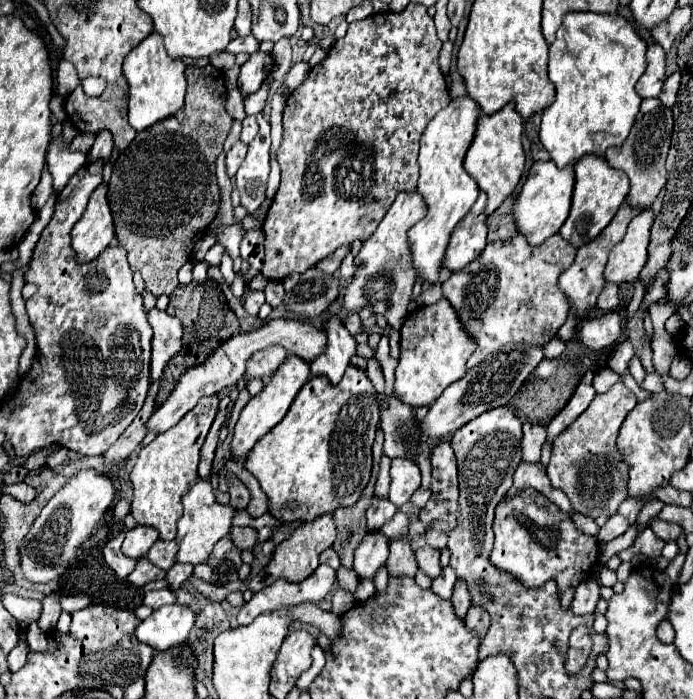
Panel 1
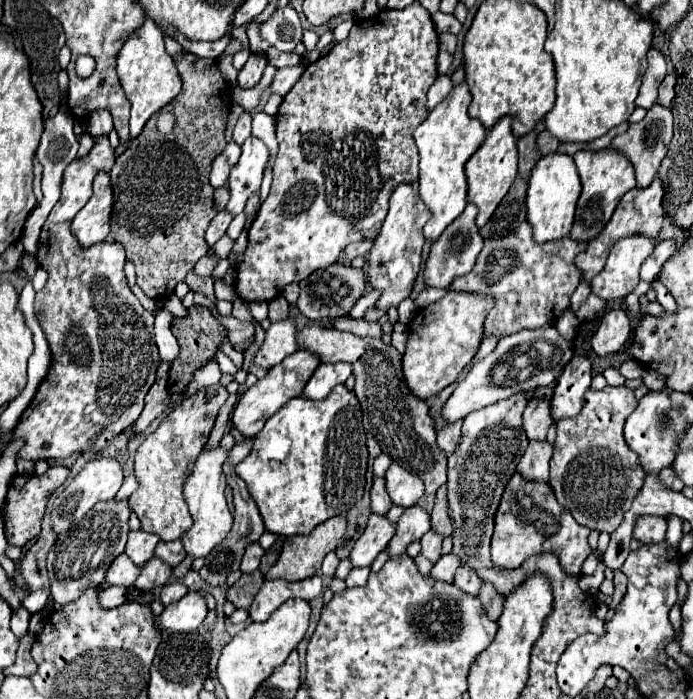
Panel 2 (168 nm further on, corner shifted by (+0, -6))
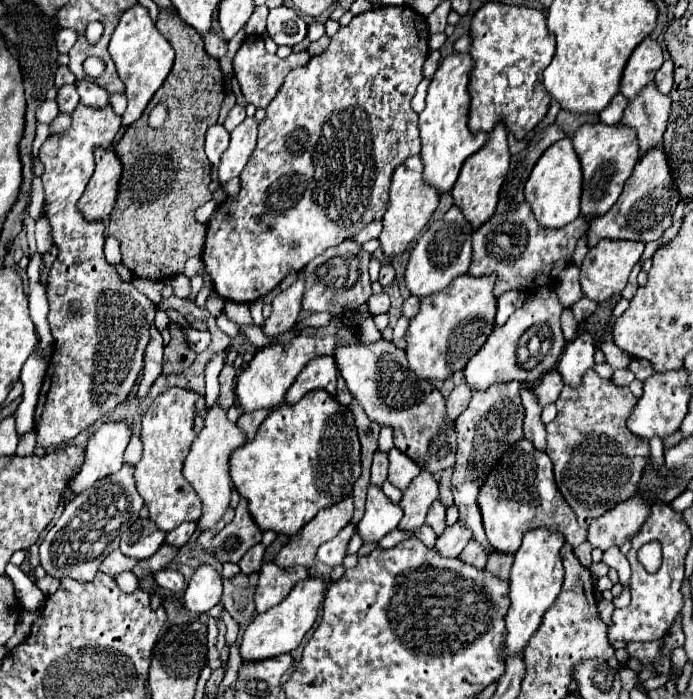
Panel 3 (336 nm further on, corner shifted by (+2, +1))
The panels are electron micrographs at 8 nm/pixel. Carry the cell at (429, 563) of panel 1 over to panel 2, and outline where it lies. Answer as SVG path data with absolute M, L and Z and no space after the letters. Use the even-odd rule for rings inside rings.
M429 531L421 539L421 555L427 557L431 563L435 563L441 557L441 537L435 531Z

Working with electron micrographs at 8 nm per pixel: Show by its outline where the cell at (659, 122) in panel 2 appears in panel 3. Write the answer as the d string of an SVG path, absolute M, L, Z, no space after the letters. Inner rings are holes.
M651 82L651 86L645 86L639 98L629 100L621 122L635 128L639 136L641 154L663 142L669 112L671 112L671 98L659 94L655 82Z

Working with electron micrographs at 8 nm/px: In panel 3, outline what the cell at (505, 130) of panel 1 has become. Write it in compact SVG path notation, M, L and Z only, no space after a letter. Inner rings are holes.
M497 124L495 130L489 134L487 144L475 152L471 158L467 158L467 162L463 164L459 178L455 182L455 188L451 188L451 196L455 200L455 206L461 208L463 216L471 222L473 230L477 230L481 224L485 224L499 202L499 190L503 186L505 174L509 170L509 148L507 148L507 132L503 124Z

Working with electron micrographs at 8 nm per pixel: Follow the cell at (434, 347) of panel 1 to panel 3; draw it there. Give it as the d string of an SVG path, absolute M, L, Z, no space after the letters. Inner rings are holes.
M469 276L455 278L443 294L433 294L431 298L421 298L421 310L411 318L409 330L405 334L407 346L405 354L409 368L425 380L445 380L453 372L461 372L467 360L471 360L477 350L485 344L495 326L497 298L493 296L495 276Z

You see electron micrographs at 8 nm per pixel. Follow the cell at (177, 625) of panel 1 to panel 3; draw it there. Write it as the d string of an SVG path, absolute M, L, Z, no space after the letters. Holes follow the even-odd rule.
M201 564L185 590L185 608L193 612L209 612L221 602L223 576L209 564Z

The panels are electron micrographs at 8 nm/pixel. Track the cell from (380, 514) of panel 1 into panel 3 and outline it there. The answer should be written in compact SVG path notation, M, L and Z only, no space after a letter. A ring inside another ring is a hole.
M375 452L373 466L371 466L371 484L381 486L387 478L387 468L389 468L389 458L387 452Z

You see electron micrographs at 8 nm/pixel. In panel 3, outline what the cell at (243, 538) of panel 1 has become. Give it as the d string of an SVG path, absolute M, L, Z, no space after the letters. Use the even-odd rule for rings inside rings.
M257 544L253 546L245 556L243 560L239 562L239 568L243 574L253 574L261 568L261 560L263 560L263 554L265 554L265 546L263 544Z

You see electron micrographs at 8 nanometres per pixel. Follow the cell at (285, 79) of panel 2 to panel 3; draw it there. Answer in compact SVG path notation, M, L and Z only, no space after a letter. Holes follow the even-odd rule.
M247 36L245 42L241 44L241 48L237 50L235 58L233 58L233 72L235 72L235 78L239 80L239 86L241 86L245 100L249 104L255 104L257 108L265 108L271 102L271 98L275 98L275 92L283 84L287 72L291 72L297 66L307 64L309 58L311 56L307 52L299 52L299 54L291 54L291 56L281 60L275 54L267 54L261 36Z

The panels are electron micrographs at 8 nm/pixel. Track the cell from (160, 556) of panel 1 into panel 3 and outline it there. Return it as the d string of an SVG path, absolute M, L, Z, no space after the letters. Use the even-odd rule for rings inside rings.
M183 522L183 524L181 524L181 526L177 526L173 532L169 532L169 534L167 534L165 542L167 542L167 544L171 544L171 546L175 546L175 548L181 548L183 544L187 544L187 542L189 542L191 534L195 532L195 528L197 528L197 522Z

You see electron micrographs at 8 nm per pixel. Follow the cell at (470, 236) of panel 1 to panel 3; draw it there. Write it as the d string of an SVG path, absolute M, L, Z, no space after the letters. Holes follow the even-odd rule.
M451 206L447 214L433 222L425 234L417 240L415 248L411 250L411 256L407 260L405 268L405 284L411 290L413 296L433 296L441 290L445 290L457 276L465 274L471 264L471 224L463 218L461 210L457 206Z

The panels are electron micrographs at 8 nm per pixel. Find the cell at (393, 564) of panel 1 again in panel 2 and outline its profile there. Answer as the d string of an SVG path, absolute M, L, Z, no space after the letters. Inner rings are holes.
M413 505L409 509L405 509L405 513L401 515L401 519L397 521L397 531L393 535L393 539L387 545L387 553L389 557L399 557L405 555L407 545L413 541L419 541L427 531L431 529L429 525L429 515Z

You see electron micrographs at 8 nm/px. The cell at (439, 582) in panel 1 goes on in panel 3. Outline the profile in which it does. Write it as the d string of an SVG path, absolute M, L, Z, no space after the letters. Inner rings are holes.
M455 522L453 526L447 526L441 536L437 536L435 550L441 556L455 558L461 554L461 550L467 546L469 540L471 540L471 532L461 522Z

